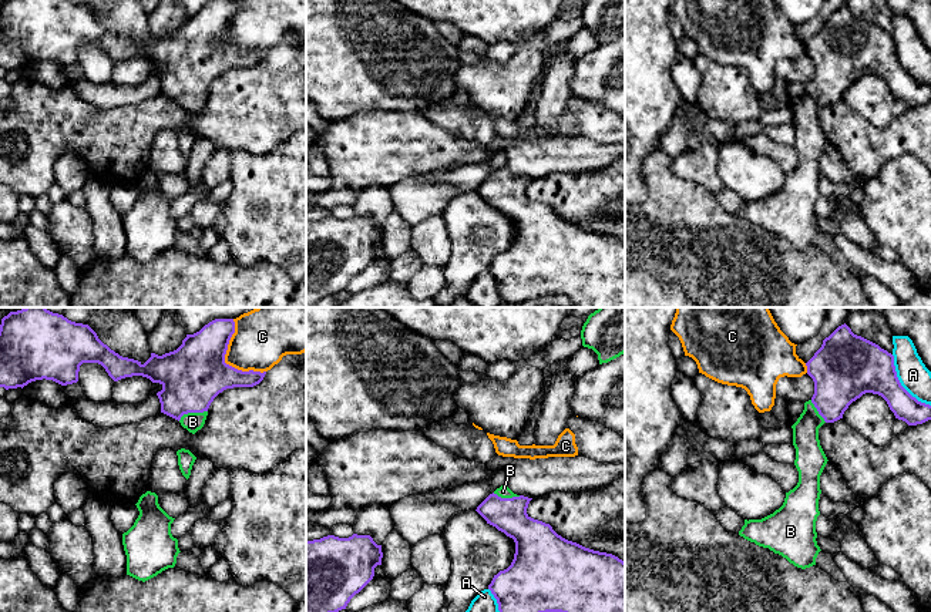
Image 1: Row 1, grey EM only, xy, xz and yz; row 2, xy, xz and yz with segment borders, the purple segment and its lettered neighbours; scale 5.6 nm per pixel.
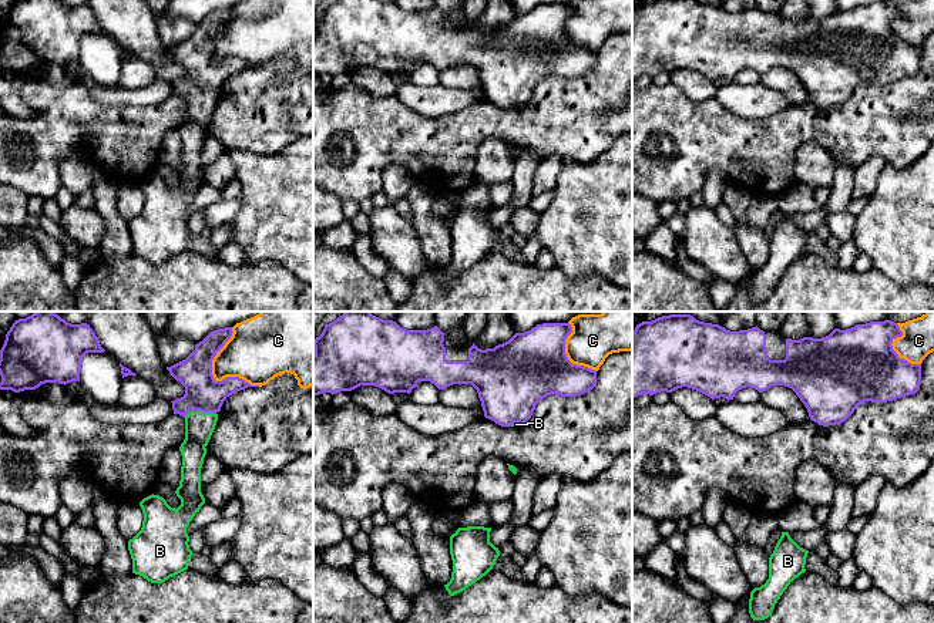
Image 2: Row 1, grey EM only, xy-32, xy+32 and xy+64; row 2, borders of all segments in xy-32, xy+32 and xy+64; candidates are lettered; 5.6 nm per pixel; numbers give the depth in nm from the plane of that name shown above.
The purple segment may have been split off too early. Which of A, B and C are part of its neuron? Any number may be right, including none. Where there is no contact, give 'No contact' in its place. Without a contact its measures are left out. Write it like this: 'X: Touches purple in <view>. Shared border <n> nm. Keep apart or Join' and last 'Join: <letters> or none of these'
A: Touches purple in yz. Shared border 360 nm. Keep apart
B: Touches purple in xy. Shared border 180 nm. Join
C: Touches purple in xy. Shared border 360 nm. Keep apart
Join: B

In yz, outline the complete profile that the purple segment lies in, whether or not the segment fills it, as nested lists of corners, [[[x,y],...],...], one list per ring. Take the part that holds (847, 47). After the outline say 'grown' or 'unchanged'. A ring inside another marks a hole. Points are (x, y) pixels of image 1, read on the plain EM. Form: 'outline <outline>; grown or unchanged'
outline [[[844,4],[823,21],[806,44],[814,75],[791,107],[796,130],[797,167],[786,174],[783,186],[762,201],[745,201],[739,216],[782,236],[797,249],[816,246],[816,202],[820,196],[820,157],[827,138],[819,110],[843,100],[848,87],[866,74],[881,77],[895,100],[908,107],[931,101],[931,87],[918,83],[900,64],[894,37],[857,17]]]; grown

